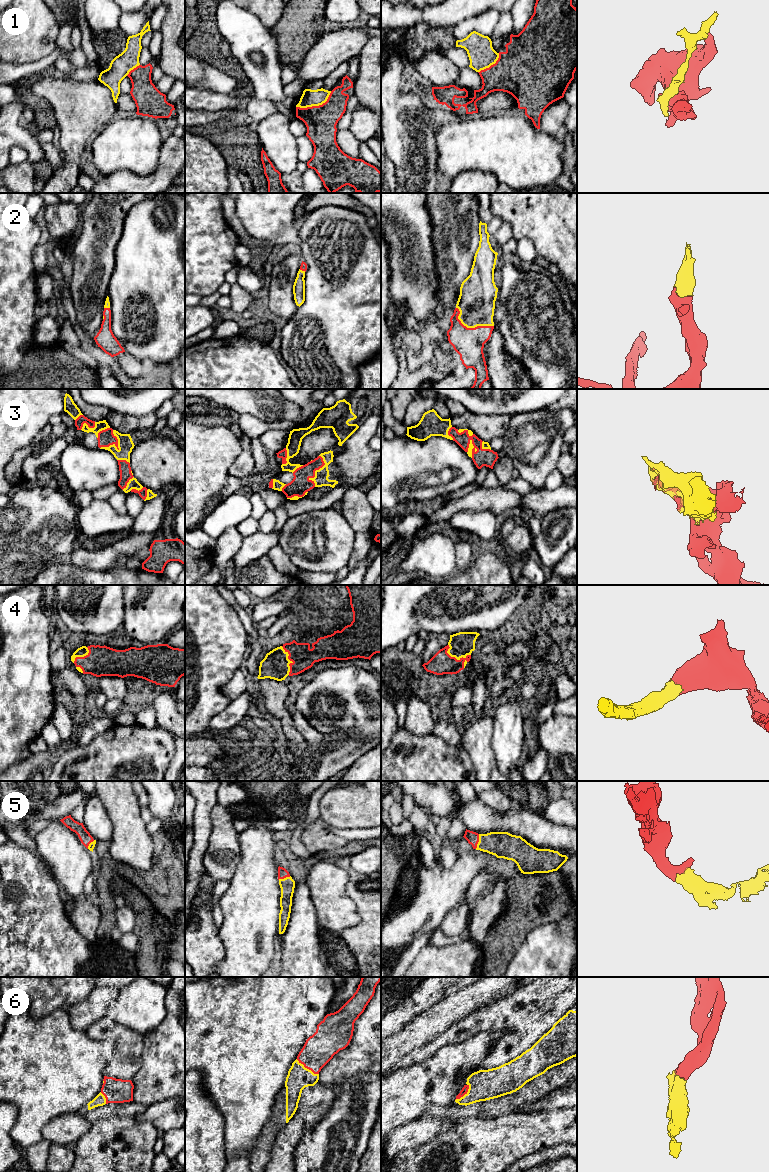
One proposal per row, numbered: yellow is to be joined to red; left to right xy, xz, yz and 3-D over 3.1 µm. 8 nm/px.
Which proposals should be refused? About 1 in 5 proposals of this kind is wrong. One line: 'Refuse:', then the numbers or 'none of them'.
Refuse: 1

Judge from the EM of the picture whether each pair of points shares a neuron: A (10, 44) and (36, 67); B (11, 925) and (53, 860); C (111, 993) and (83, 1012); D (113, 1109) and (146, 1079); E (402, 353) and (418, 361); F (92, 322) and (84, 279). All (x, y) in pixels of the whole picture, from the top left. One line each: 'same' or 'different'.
A: different
B: different
C: same
D: different
E: different
F: same

